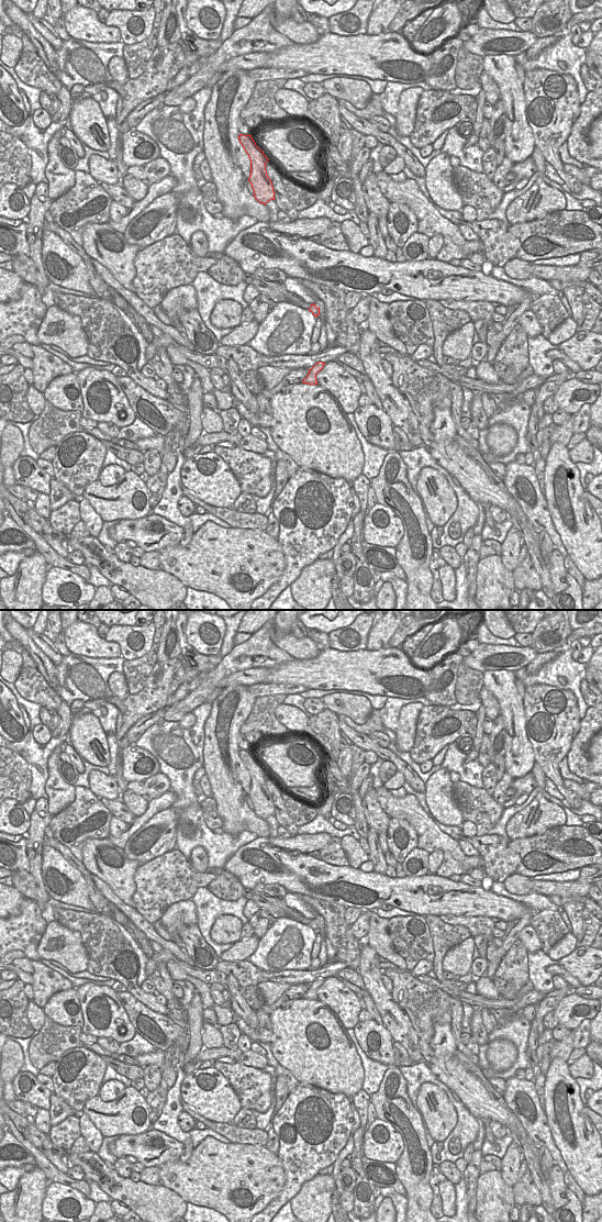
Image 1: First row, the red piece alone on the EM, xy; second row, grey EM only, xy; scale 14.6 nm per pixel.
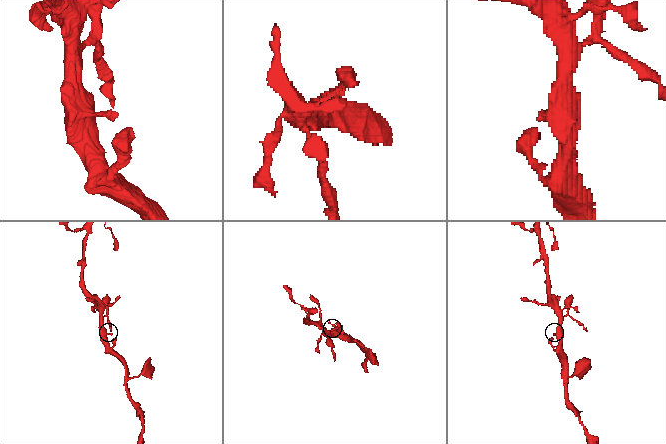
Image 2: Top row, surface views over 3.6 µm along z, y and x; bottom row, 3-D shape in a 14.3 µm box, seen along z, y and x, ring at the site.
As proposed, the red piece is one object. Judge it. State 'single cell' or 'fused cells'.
single cell

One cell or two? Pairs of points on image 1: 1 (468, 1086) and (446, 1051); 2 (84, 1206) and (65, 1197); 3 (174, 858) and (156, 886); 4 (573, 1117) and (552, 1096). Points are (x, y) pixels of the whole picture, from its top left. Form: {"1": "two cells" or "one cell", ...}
{"1": "one cell", "2": "one cell", "3": "one cell", "4": "one cell"}

